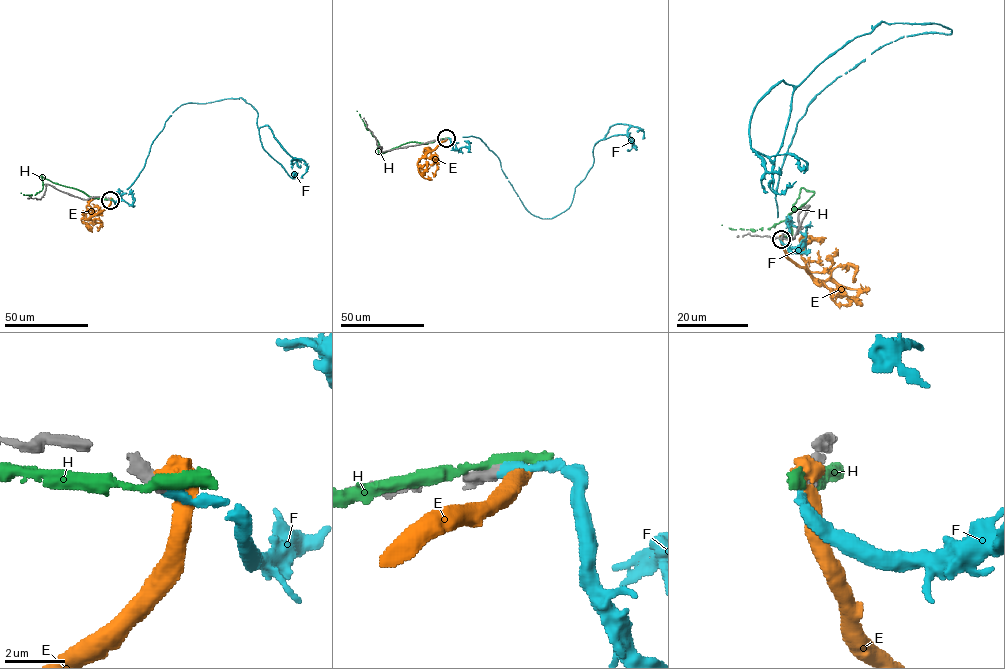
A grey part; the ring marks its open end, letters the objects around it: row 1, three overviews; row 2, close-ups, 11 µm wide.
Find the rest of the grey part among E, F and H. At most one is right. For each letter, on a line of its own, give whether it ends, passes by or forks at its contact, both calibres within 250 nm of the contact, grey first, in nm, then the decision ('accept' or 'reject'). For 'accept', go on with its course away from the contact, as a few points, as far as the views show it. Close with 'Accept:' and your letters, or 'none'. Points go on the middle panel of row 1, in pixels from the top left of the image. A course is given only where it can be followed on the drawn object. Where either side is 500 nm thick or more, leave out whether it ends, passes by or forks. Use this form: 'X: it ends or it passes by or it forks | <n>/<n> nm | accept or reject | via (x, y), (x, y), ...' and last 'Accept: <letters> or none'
E: 500/600 nm | reject
F: it ends | 460/300 nm | accept | via (446, 139), (455, 149), (479, 138), (542, 218), (570, 205), (611, 126), (629, 126), (628, 149)
H: 500/320 nm | reject
Accept: F

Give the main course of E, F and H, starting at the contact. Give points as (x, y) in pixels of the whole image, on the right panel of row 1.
E: (781, 238), (788, 257), (814, 277), (857, 291), (847, 304), (837, 303), (829, 294)
F: (782, 239), (804, 244), (775, 189), (811, 100), (951, 29), (880, 22), (780, 80), (750, 146), (803, 173)
H: (781, 239), (791, 234), (790, 213), (814, 193), (801, 188), (791, 214), (769, 228), (731, 229), (721, 224)

